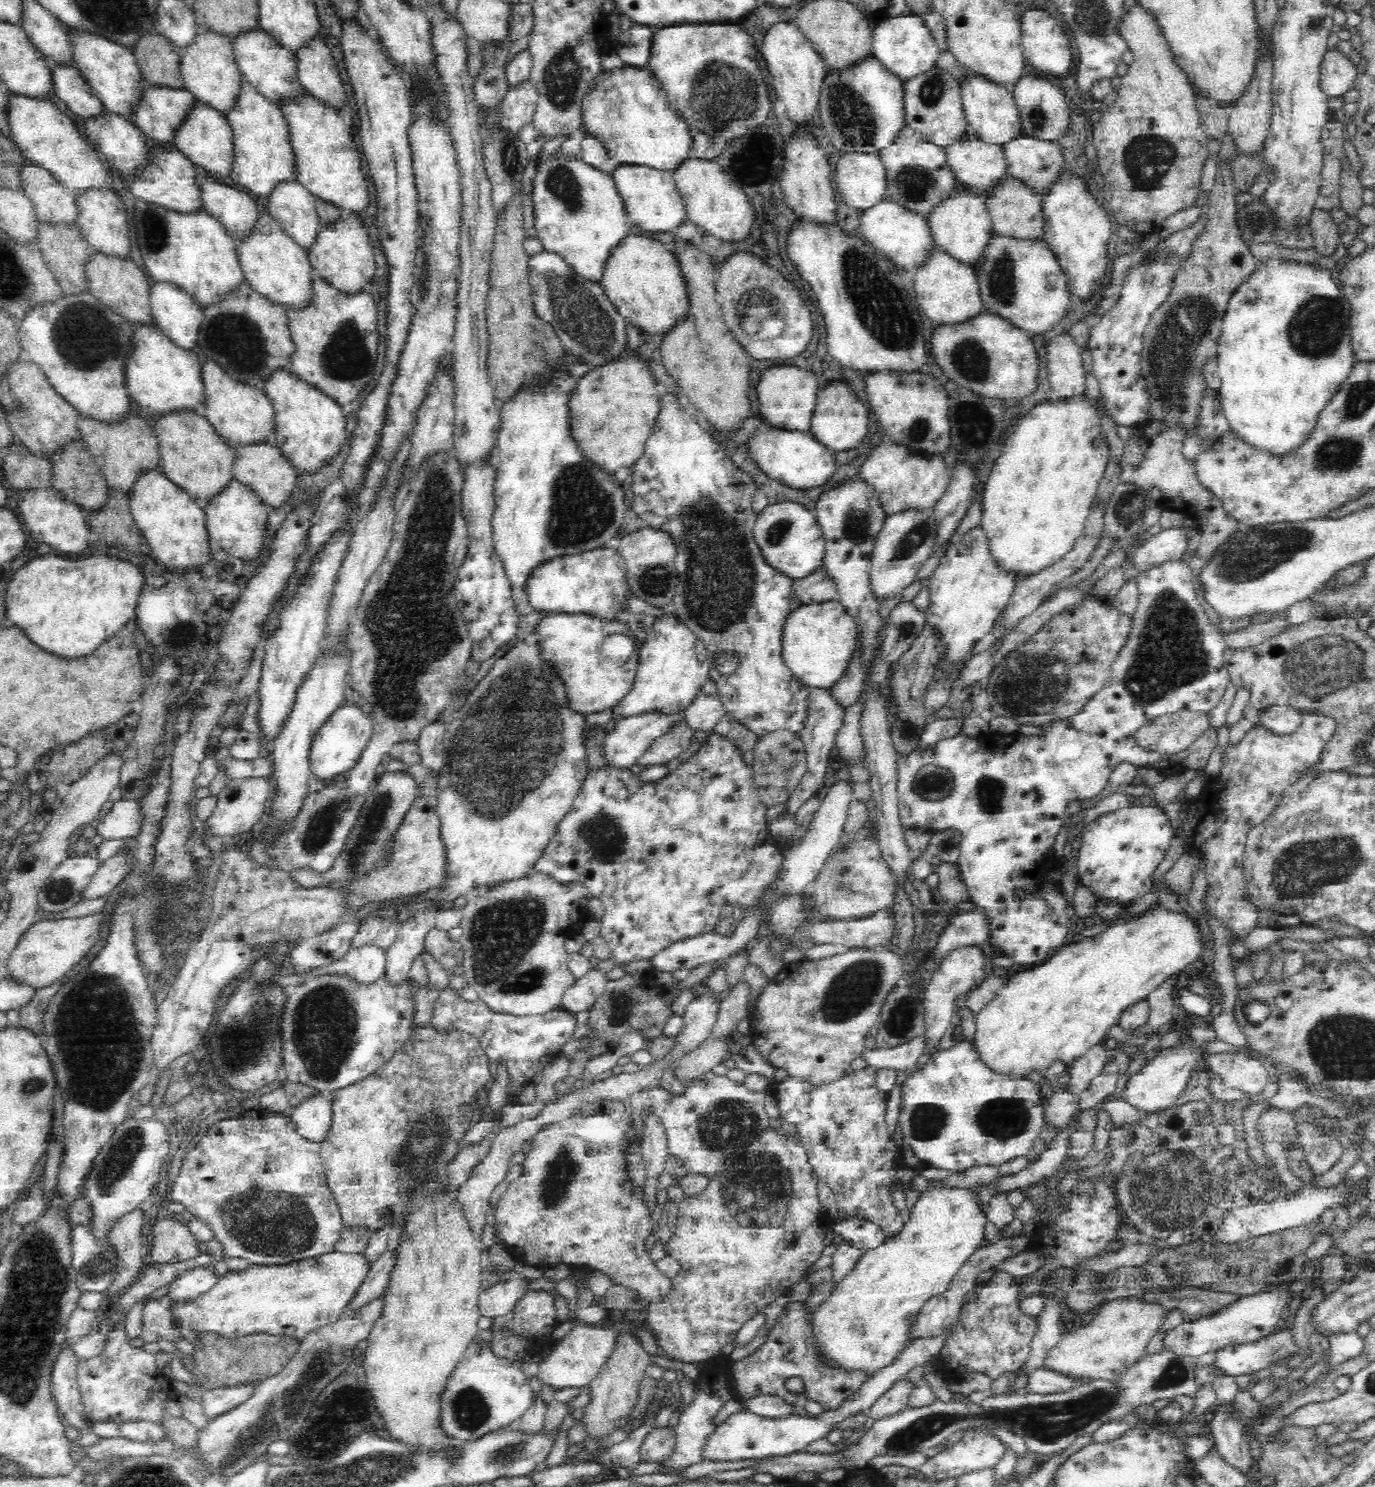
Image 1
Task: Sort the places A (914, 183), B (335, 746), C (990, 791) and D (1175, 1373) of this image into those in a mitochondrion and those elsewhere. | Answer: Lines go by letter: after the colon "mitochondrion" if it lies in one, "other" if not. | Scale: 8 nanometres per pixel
A: mitochondrion
B: other
C: mitochondrion
D: mitochondrion

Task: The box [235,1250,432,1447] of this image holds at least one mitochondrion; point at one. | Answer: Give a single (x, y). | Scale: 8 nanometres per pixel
(282, 1412)

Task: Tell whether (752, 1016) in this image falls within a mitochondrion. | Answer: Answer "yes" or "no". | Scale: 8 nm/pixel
no

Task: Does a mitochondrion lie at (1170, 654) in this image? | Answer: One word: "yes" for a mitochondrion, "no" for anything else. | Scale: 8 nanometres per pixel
yes

